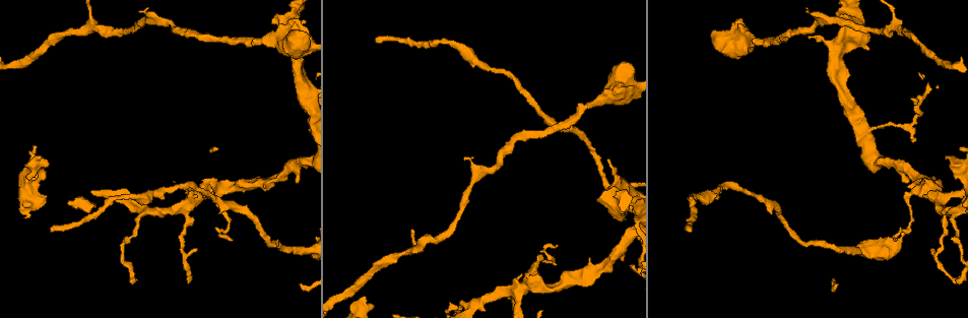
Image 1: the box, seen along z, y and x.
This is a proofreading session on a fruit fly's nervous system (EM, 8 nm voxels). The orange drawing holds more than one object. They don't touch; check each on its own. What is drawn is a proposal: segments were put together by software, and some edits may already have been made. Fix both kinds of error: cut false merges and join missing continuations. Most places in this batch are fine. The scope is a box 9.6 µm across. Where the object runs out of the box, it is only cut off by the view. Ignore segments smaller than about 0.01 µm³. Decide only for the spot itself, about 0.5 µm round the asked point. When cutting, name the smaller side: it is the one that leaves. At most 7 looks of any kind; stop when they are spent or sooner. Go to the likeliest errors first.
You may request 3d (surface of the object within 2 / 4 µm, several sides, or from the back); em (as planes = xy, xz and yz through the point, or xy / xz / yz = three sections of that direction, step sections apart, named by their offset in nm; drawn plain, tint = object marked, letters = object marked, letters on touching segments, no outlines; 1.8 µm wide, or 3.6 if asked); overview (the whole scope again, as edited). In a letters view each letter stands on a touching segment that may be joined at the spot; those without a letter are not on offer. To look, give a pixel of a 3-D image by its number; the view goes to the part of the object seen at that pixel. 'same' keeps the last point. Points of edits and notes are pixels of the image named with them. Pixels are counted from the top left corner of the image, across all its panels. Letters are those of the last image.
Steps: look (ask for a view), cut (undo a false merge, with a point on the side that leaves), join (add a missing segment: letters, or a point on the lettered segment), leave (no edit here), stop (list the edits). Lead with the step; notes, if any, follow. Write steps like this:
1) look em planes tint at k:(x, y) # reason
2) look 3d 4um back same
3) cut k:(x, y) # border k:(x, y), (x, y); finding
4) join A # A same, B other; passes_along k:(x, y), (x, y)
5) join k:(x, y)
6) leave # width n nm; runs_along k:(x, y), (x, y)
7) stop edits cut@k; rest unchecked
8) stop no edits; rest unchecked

look 3d 4um at 1:(39, 155) # stops while still wide

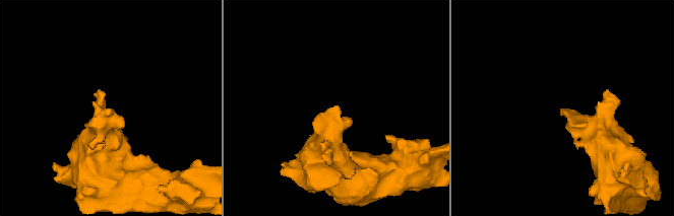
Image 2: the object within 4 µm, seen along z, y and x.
look em 3.6um xz step 16 letters at 2:(562, 109) # shape alone is not enough

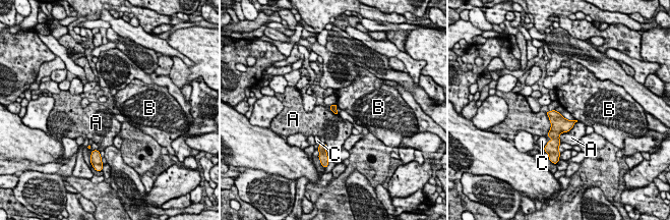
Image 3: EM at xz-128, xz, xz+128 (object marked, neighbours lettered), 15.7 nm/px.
leave # A other, B other, C other; border 3:(577, 121), (560, 133), (559, 141); no lettered segment goes on from it

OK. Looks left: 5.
look em yz step 8 plain at 1:(607, 160) # thin end

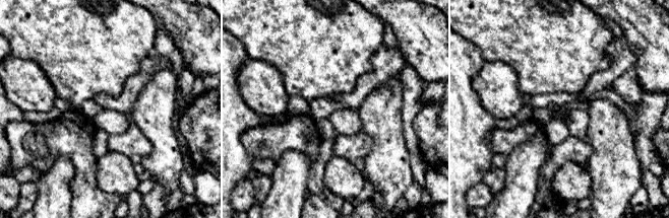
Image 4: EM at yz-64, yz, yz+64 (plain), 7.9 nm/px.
look em yz step 8 letters same # see the neighbours

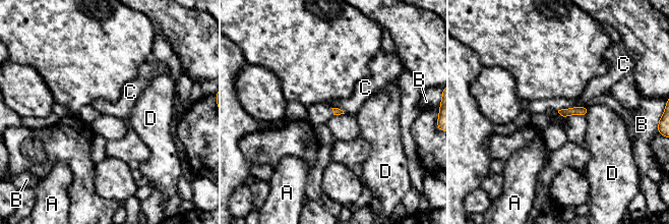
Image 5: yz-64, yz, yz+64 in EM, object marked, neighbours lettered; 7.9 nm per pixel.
leave # A other, B other, C other, D other; border 5:(331, 107), (338, 107), (345, 113); none of them fits

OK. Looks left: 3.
look em yz step 4 tint at 1:(510, 292) # four arms meet

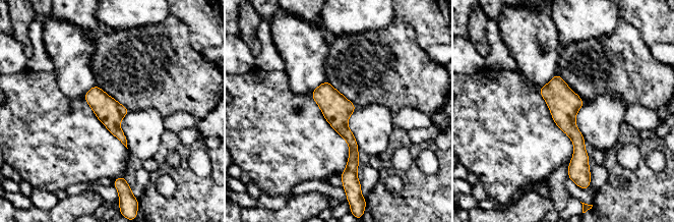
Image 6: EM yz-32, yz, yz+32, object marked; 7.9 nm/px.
look em yz step 4 letters same

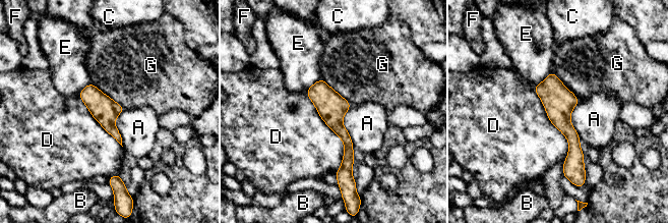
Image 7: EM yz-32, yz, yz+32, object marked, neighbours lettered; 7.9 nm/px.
leave # longest_contact D 700 nm; A other, B other, C other, D other, E other, F other, G other; runs_along 7:(551, 75), (573, 140), (565, 171); all the same neuron

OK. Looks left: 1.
stop no edits; rest unchecked

